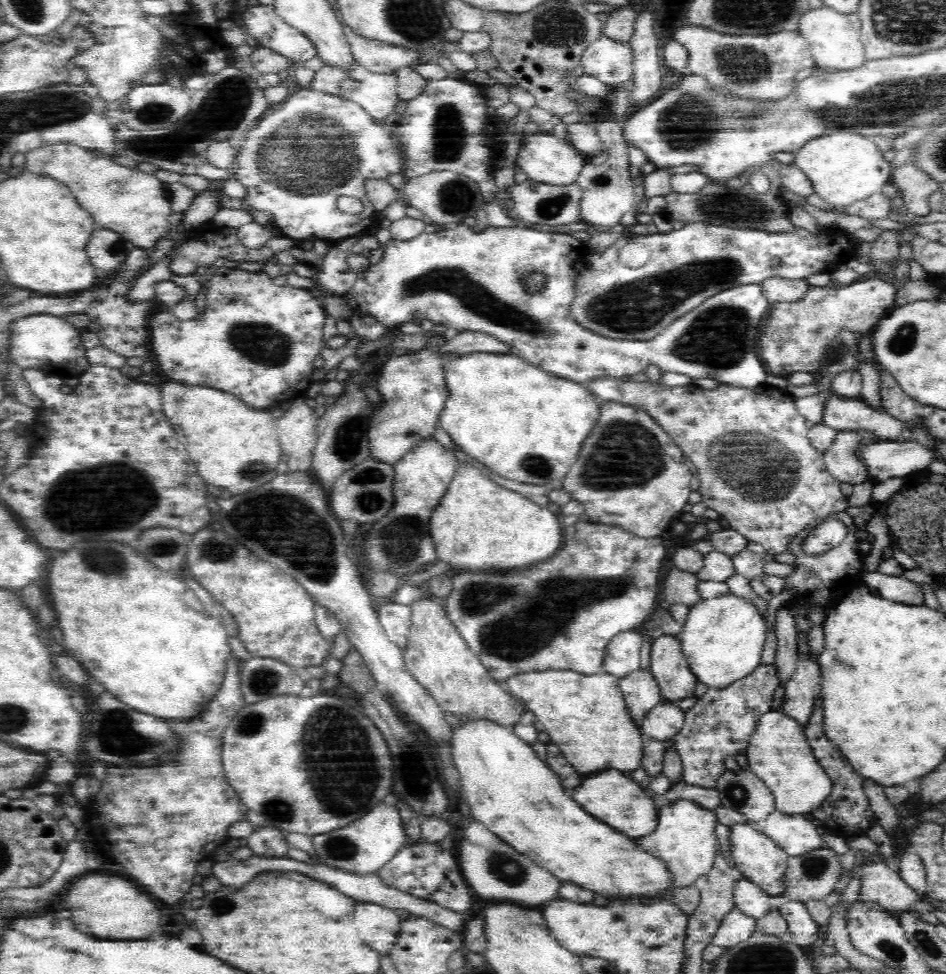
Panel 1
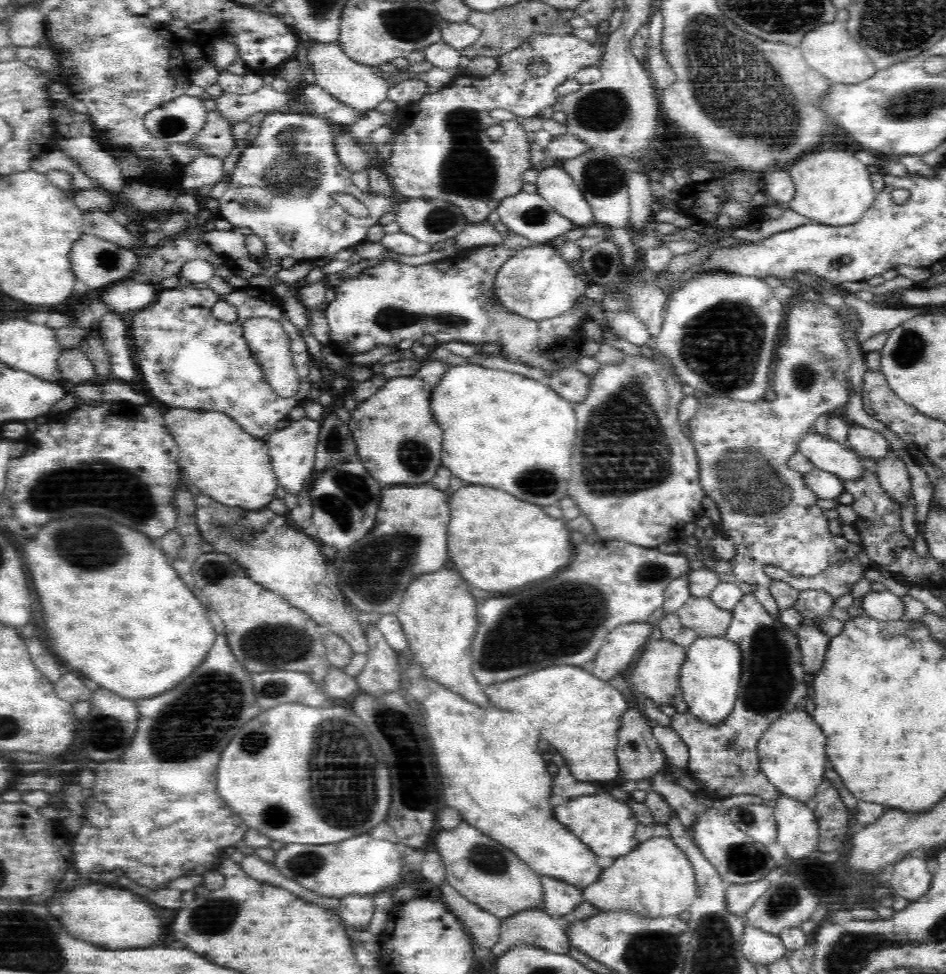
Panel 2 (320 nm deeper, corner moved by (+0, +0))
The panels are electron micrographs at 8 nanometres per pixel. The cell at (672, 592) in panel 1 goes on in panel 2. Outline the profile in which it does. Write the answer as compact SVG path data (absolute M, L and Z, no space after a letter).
M690 597L675 612L683 628L691 628L698 636L726 636L731 622L731 610L722 610L710 597Z

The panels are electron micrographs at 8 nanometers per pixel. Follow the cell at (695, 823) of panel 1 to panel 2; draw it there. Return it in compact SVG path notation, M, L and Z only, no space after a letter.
M652 836L650 840L639 844L632 852L616 858L611 866L605 868L596 883L586 885L582 889L583 900L593 904L601 912L610 912L614 909L634 909L640 915L670 916L673 914L677 916L681 912L689 910L689 906L696 898L697 879L691 858L672 837Z

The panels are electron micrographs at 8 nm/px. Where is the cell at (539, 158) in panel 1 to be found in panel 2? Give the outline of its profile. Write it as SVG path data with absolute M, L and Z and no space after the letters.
M550 166L542 170L535 184L538 194L547 200L558 214L570 219L576 227L586 228L597 223L585 195L564 168Z

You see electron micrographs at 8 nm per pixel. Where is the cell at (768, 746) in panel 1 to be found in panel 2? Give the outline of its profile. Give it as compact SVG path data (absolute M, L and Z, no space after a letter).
M794 710L774 720L759 737L757 751L762 774L781 795L802 803L816 796L818 786L828 774L826 740L822 740L822 728L818 728L806 711Z

